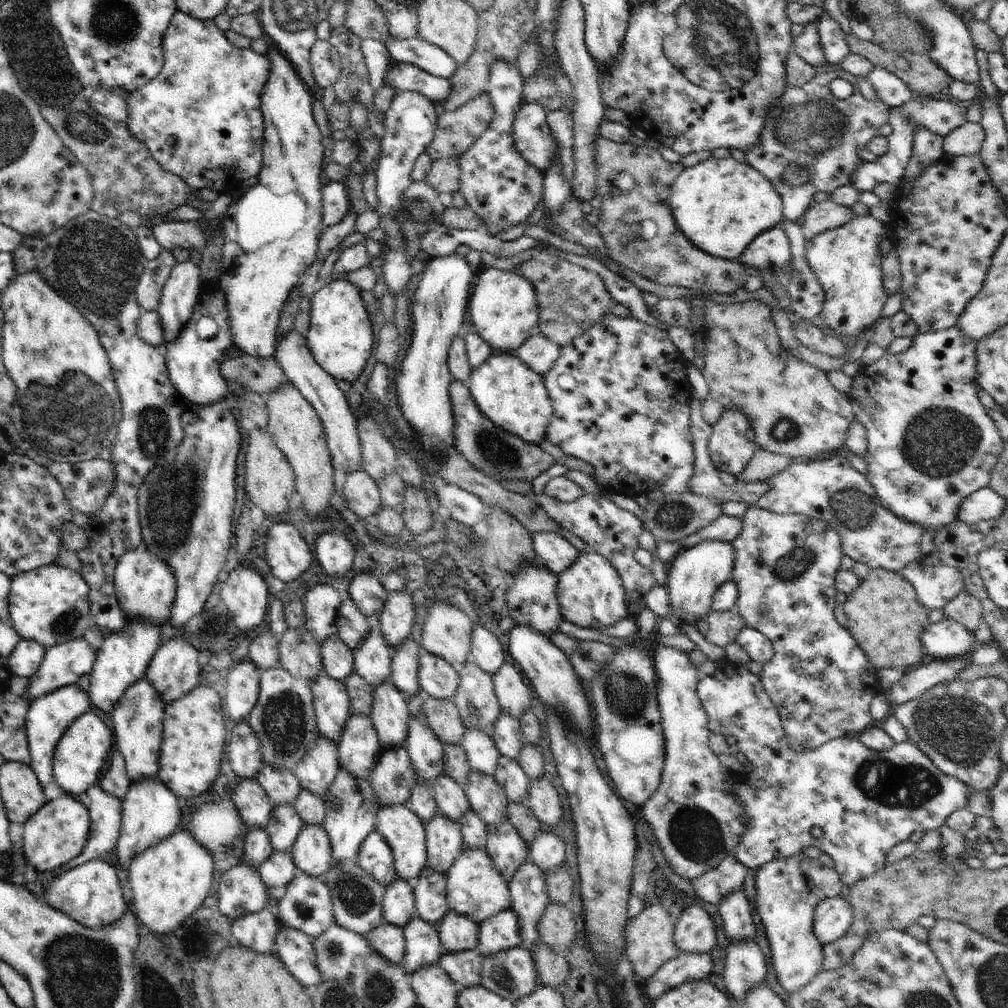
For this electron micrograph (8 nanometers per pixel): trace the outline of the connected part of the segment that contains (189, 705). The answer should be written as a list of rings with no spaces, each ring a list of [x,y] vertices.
[[[199,684],[180,700],[165,706],[158,778],[178,798],[204,794],[218,778],[225,750],[224,742],[226,726],[222,699],[210,685]]]

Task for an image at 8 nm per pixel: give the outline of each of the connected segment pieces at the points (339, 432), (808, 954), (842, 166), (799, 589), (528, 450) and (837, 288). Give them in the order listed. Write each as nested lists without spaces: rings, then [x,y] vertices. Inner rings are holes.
[[[292,328],[282,340],[277,340],[275,354],[273,356],[284,374],[308,402],[314,407],[323,422],[327,434],[327,445],[332,456],[333,468],[336,472],[350,474],[358,470],[361,463],[360,437],[358,434],[357,420],[354,418],[353,410],[350,408],[344,392],[338,387],[337,380],[326,374],[312,358],[307,338],[300,336],[296,328]]]
[[[802,854],[767,862],[756,870],[755,908],[765,926],[765,934],[771,946],[774,970],[781,987],[788,993],[798,992],[808,984],[818,972],[822,971],[823,946],[813,933],[813,916],[816,906],[826,898],[836,898],[845,893],[845,886],[834,868],[822,865],[820,860]]]
[[[842,70],[818,72],[804,88],[786,87],[784,96],[778,104],[768,112],[760,144],[752,146],[746,152],[747,163],[764,174],[784,204],[783,215],[790,222],[801,222],[806,211],[814,203],[813,196],[817,192],[828,192],[830,195],[841,186],[850,185],[850,178],[856,166],[866,164],[858,156],[858,150],[867,148],[868,142],[877,136],[882,126],[888,124],[890,107],[881,100],[866,100],[860,94],[858,77]],[[835,78],[844,78],[853,86],[853,93],[846,99],[838,99],[832,95],[830,84]],[[788,164],[798,164],[806,168],[810,174],[808,184],[798,188],[788,186],[782,178]]]
[[[750,506],[742,518],[744,528],[740,532],[740,536],[732,542],[732,548],[736,550],[736,558],[734,560],[734,568],[731,572],[731,581],[736,584],[738,588],[738,598],[736,599],[733,611],[736,611],[744,619],[745,626],[757,630],[764,634],[764,636],[772,643],[774,649],[774,658],[763,666],[762,674],[760,674],[760,682],[764,686],[764,690],[774,702],[774,706],[778,709],[779,719],[782,723],[782,728],[786,733],[788,744],[792,747],[794,752],[810,752],[816,750],[821,744],[829,740],[843,737],[843,736],[859,736],[866,728],[875,725],[872,716],[870,715],[870,704],[879,692],[882,691],[878,676],[876,676],[877,668],[868,660],[866,654],[858,643],[852,638],[850,632],[846,627],[842,627],[834,617],[834,608],[836,608],[836,594],[837,591],[835,582],[836,574],[841,570],[840,562],[844,558],[842,552],[842,538],[836,530],[832,530],[828,526],[828,522],[824,520],[810,520],[802,514],[778,514],[770,512],[770,510],[760,509],[756,506]]]
[[[452,380],[449,386],[449,397],[454,414],[454,438],[456,450],[468,462],[482,470],[484,474],[496,481],[504,480],[534,480],[538,476],[546,475],[546,470],[556,464],[552,455],[546,453],[535,444],[528,444],[520,436],[514,436],[507,430],[494,424],[479,408],[472,398],[470,390],[460,380]]]
[[[869,213],[857,215],[844,226],[827,230],[805,242],[806,262],[815,272],[825,294],[819,315],[824,325],[834,330],[836,335],[858,338],[882,316],[889,297],[884,289],[880,254],[880,242],[886,232],[886,224]]]

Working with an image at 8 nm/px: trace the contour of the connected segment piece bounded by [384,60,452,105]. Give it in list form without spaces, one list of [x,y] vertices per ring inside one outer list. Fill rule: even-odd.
[[[393,60],[386,71],[384,80],[394,90],[420,93],[434,104],[443,105],[452,92],[452,80],[428,74],[413,64],[398,63]]]

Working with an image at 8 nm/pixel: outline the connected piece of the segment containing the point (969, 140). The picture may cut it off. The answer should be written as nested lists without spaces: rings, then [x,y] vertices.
[[[966,121],[943,138],[943,149],[950,156],[979,154],[984,139],[985,132],[980,123]]]

